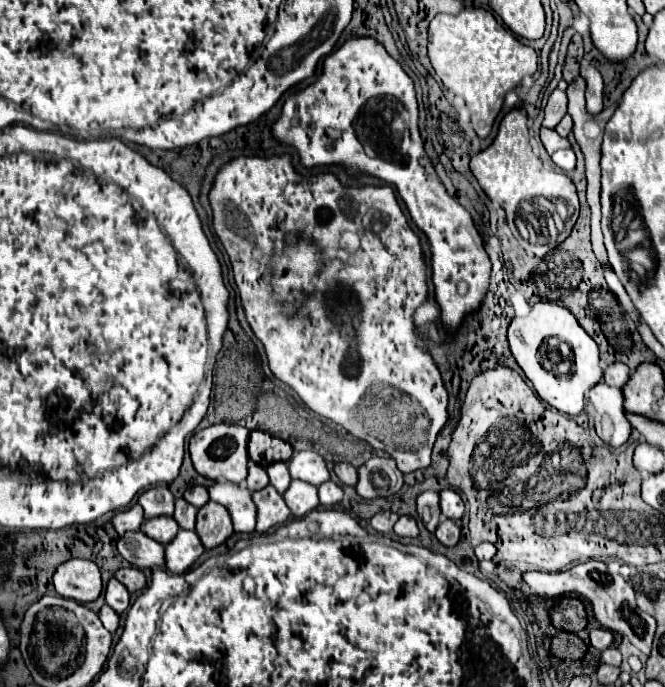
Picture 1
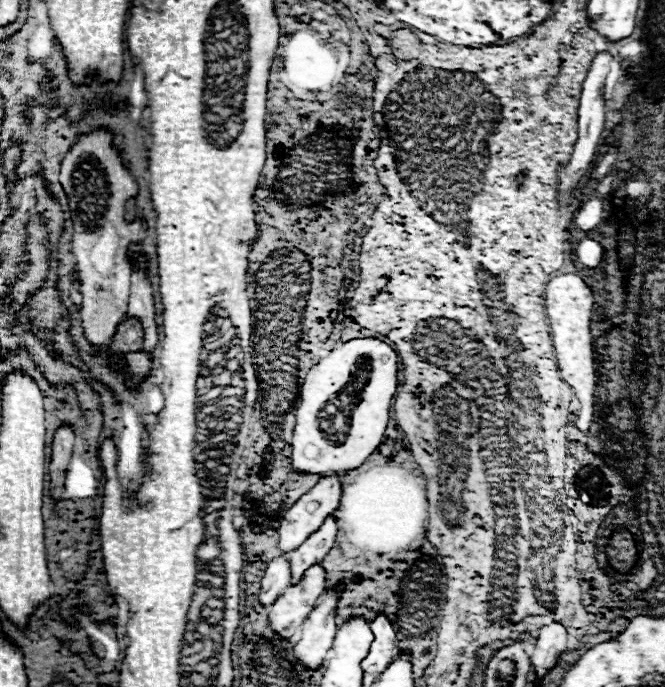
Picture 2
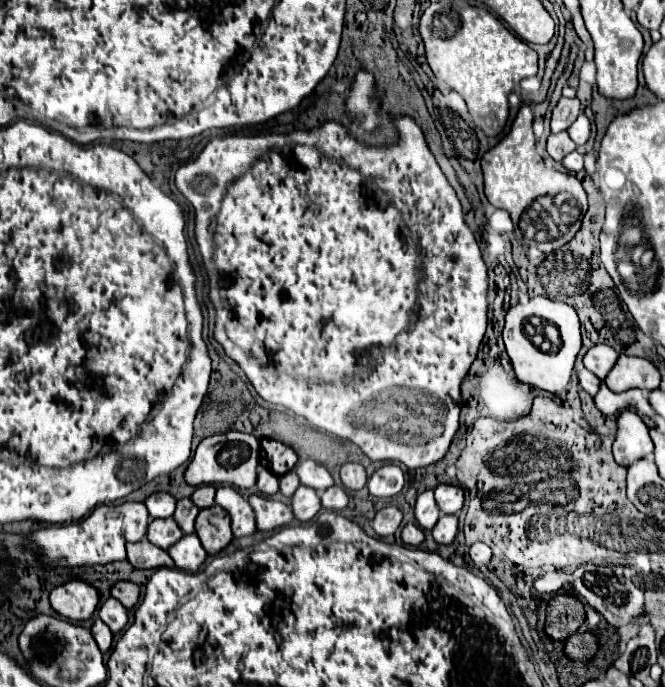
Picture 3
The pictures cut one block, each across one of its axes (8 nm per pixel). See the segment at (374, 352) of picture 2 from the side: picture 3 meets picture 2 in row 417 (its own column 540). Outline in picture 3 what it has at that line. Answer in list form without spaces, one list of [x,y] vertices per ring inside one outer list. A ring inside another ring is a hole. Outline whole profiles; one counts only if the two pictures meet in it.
[[[536,296],[528,304],[518,304],[508,310],[504,324],[504,344],[520,382],[560,394],[570,388],[572,370],[582,348],[578,314],[572,308],[572,318],[568,318],[566,302],[554,302],[544,296]]]

